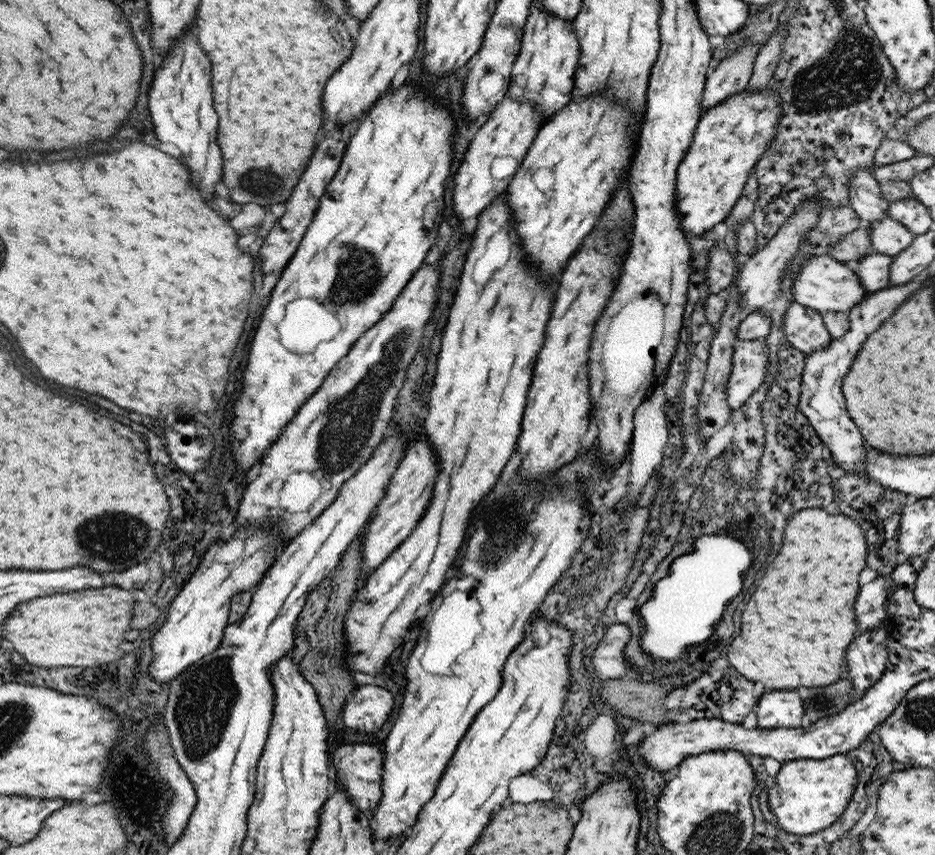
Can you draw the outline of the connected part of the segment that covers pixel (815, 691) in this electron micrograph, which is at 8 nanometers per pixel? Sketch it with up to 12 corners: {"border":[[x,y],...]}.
{"border":[[850,678],[810,688],[801,726],[808,728],[858,700]]}

